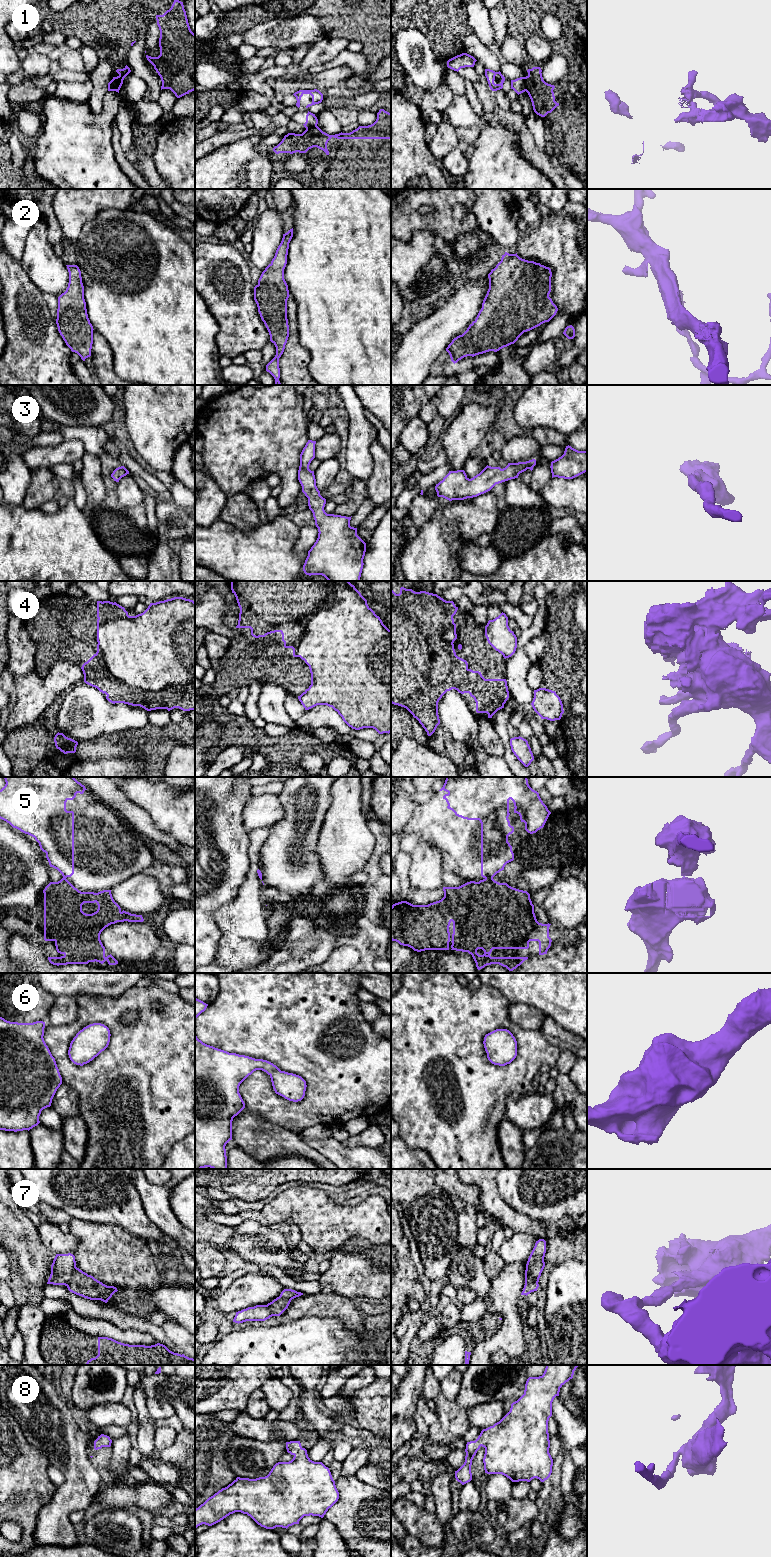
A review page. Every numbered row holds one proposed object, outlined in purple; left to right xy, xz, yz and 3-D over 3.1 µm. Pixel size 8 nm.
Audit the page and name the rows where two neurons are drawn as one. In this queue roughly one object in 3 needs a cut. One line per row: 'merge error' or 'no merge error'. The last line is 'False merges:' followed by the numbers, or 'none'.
1: merge error
2: no merge error
3: no merge error
4: merge error
5: merge error
6: no merge error
7: merge error
8: no merge error
False merges: 1, 4, 5, 7

